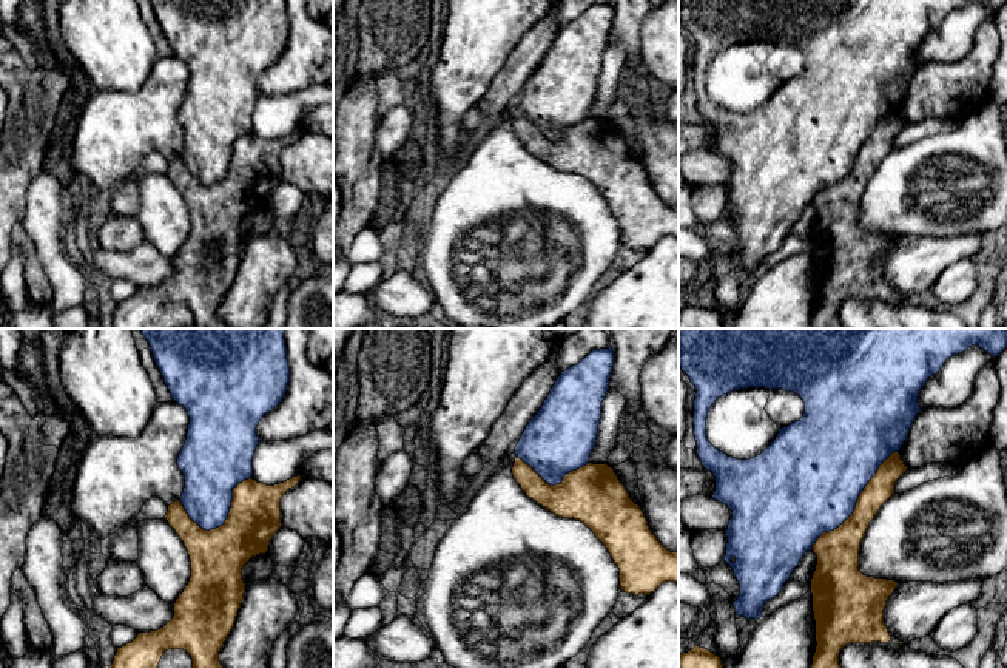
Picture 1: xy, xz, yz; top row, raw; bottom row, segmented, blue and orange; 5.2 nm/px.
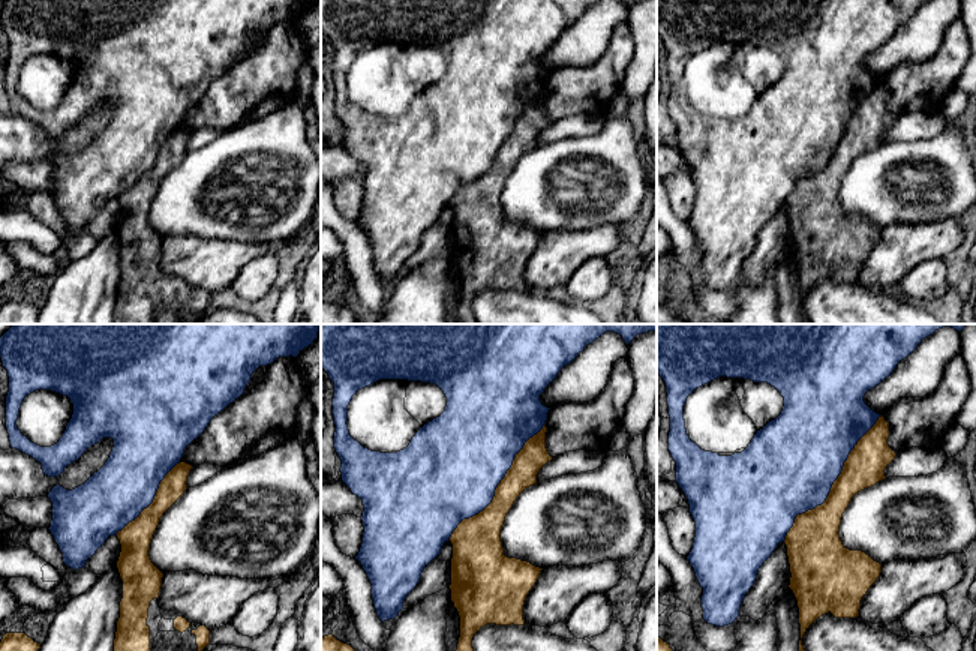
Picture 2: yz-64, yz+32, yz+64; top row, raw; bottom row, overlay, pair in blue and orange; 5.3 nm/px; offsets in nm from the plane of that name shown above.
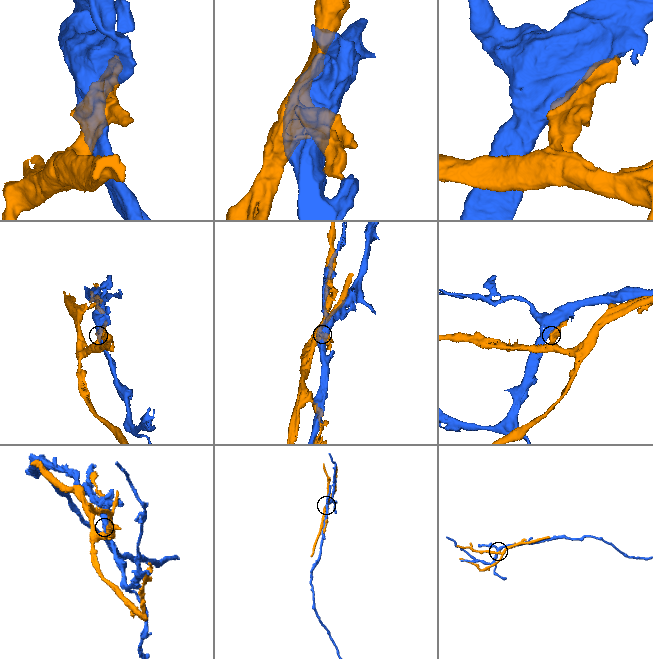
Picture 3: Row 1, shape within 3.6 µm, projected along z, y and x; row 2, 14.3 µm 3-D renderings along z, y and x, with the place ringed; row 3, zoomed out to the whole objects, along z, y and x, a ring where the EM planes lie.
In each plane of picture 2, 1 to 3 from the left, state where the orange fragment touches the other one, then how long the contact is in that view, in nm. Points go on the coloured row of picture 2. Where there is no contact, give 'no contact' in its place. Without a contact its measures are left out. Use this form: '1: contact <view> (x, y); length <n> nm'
1: contact yz-64 (153, 498); length 500 nm
2: contact yz+32 (498, 483); length 800 nm
3: contact yz+64 (832, 483); length 850 nm

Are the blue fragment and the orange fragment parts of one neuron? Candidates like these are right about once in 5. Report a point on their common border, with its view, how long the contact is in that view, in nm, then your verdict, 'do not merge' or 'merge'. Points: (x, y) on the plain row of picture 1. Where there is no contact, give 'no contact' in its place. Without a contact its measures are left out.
contact yz (856, 156); length 700 nm; do not merge

